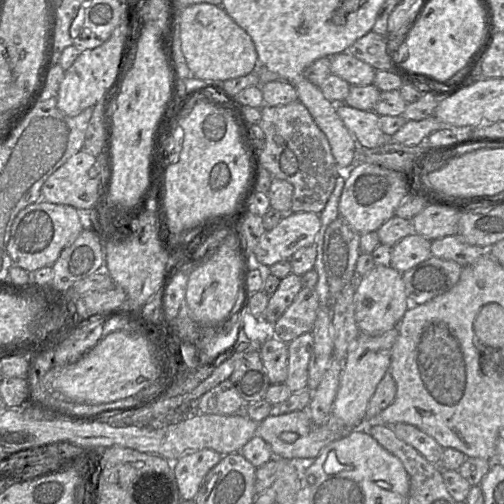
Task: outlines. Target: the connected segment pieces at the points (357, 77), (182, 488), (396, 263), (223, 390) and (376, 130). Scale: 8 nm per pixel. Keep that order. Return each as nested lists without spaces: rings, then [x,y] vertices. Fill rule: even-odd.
[[[346,52],[330,57],[331,73],[347,81],[350,85],[373,84],[376,69]]]
[[[201,449],[185,454],[178,460],[168,460],[173,463],[181,500],[194,500],[207,473],[224,456],[212,449]]]
[[[410,234],[391,247],[390,266],[403,273],[431,256],[431,241],[419,234]]]
[[[226,379],[204,393],[196,401],[196,409],[203,414],[233,415],[245,404],[250,403],[245,403],[231,380]]]
[[[345,103],[337,104],[336,111],[359,147],[376,148],[388,140],[379,126],[379,115],[374,111],[359,110]]]

